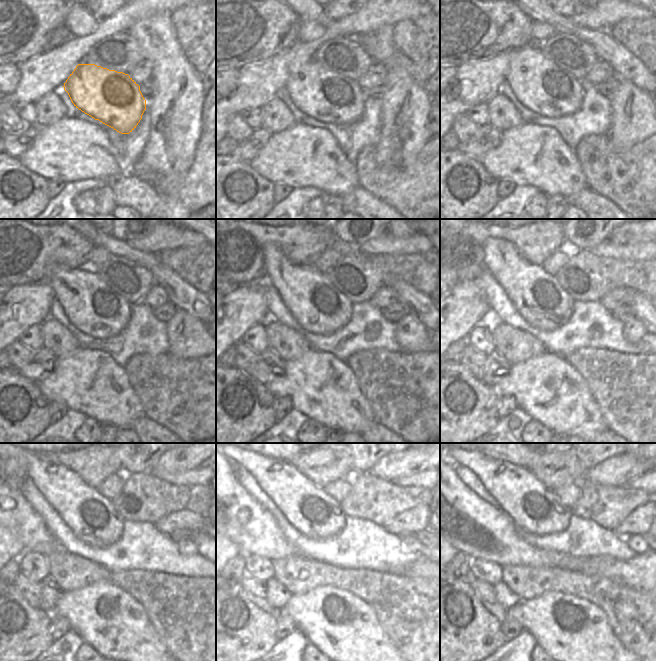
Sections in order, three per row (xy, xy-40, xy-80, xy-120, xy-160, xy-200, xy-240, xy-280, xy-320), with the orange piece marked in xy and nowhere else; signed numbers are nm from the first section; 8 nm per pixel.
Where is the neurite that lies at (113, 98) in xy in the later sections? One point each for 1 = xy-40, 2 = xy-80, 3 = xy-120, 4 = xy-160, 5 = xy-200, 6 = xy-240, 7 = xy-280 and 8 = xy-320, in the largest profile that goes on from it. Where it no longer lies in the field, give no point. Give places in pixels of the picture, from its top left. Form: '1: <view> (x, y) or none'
1: xy-40 (324, 94)
2: xy-80 (538, 84)
3: xy-120 (88, 303)
4: xy-160 (314, 302)
5: xy-200 (537, 296)
6: xy-240 (93, 519)
7: xy-280 (315, 514)
8: xy-320 (534, 508)

